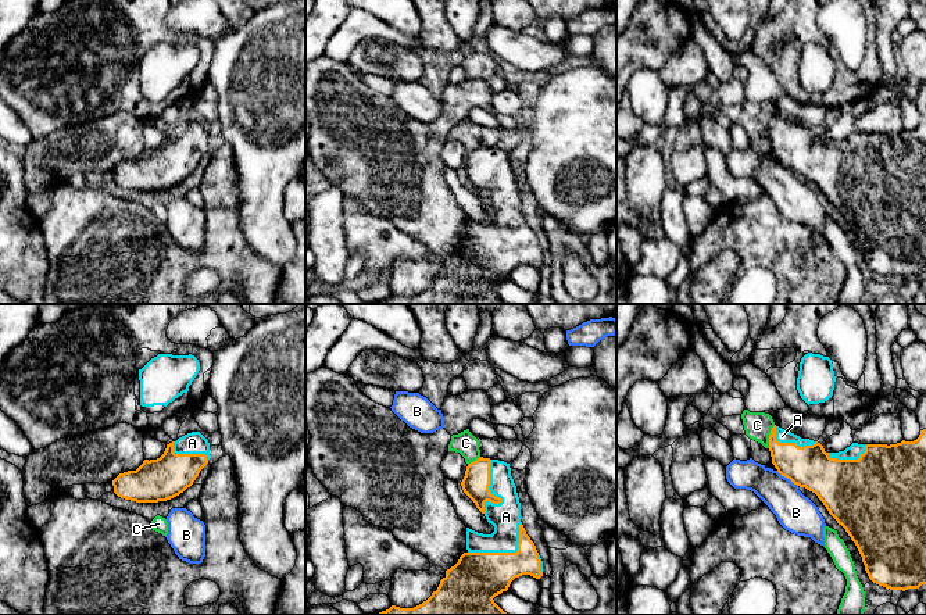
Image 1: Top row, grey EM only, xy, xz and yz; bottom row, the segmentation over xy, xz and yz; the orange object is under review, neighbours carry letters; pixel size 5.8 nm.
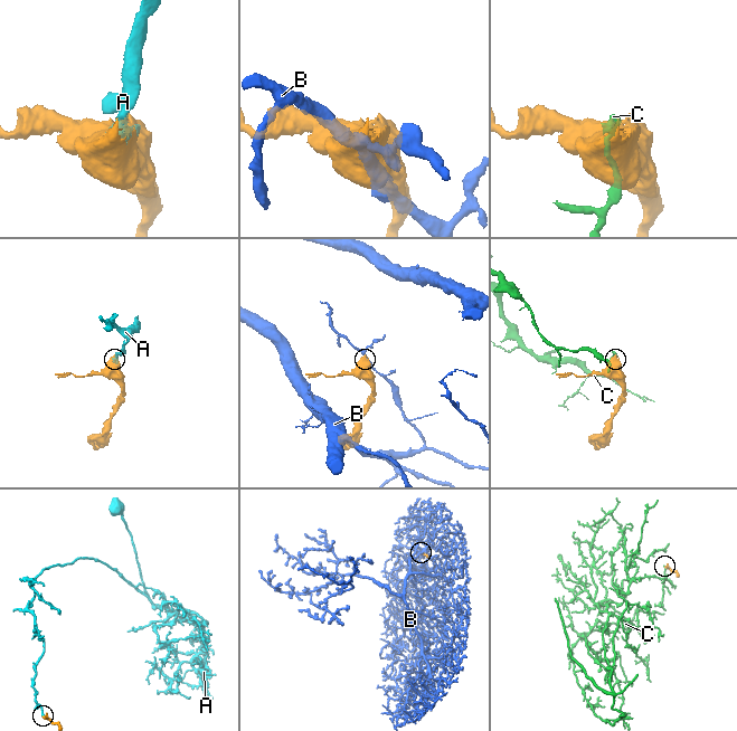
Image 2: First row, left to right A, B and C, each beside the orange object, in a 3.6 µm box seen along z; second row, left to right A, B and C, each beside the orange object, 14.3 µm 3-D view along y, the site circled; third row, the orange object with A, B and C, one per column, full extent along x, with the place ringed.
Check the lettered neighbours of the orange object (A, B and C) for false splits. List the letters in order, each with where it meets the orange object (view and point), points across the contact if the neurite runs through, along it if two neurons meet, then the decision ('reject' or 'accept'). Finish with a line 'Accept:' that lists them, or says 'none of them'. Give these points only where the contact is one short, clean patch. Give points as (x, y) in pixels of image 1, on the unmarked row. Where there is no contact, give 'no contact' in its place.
A: contact xz (506, 242); accept
B: contact yz (787, 167); reject
C: contact yz (769, 125); border yz (775, 114), (769, 122), (768, 136); reject
Accept: A

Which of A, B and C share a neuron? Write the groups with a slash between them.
A / B / C

